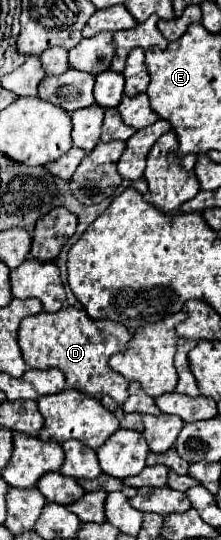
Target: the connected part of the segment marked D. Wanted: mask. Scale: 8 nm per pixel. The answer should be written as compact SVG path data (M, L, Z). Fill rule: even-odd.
M63 307L59 313L41 311L33 317L25 317L19 327L19 347L25 363L31 369L57 367L65 373L65 379L73 389L97 399L109 395L119 405L123 405L127 399L129 381L115 373L107 361L113 353L123 351L129 341L131 333L121 323L93 321L83 309L77 307Z

